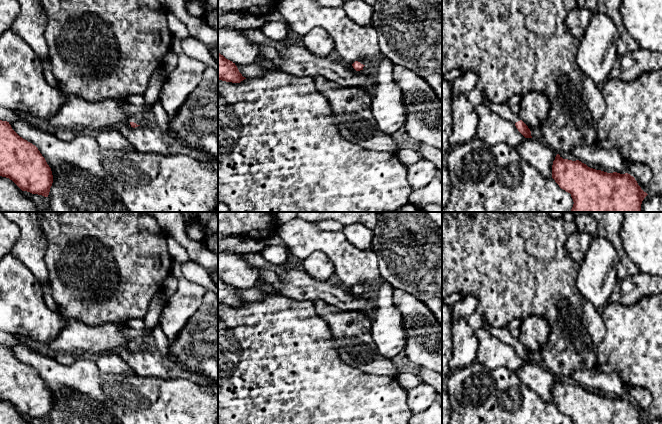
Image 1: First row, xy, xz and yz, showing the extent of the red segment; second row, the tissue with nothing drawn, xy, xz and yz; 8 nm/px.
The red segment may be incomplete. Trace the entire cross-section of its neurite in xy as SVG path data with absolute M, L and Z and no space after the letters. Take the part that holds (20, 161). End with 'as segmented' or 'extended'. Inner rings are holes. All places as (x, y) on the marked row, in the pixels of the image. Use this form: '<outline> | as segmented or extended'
M0 120L0 176L12 180L22 191L48 197L53 183L51 168L38 148L20 137L9 122Z | as segmented

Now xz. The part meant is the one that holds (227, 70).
M218 53L218 80L240 83L244 79L235 63Z | as segmented

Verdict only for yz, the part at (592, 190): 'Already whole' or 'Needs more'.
Already whole

